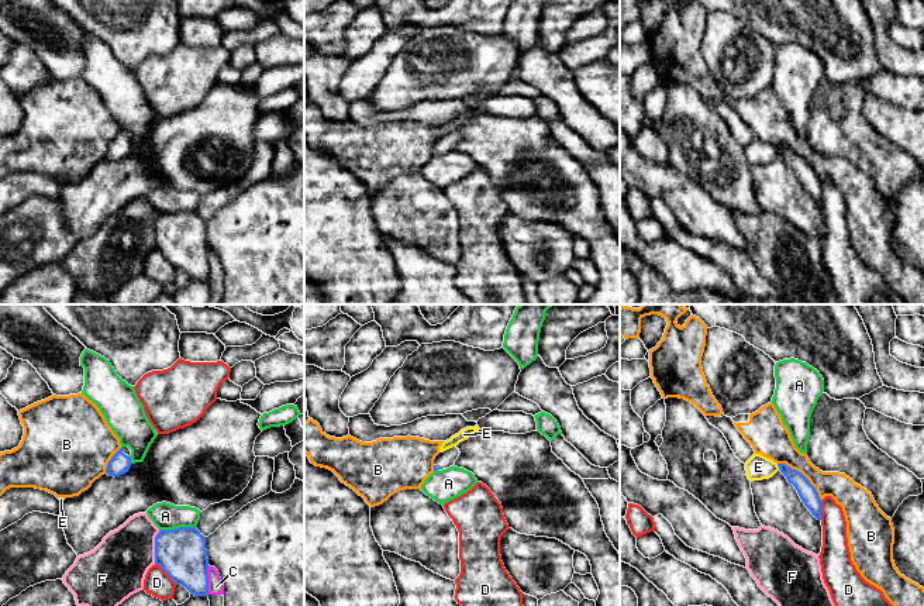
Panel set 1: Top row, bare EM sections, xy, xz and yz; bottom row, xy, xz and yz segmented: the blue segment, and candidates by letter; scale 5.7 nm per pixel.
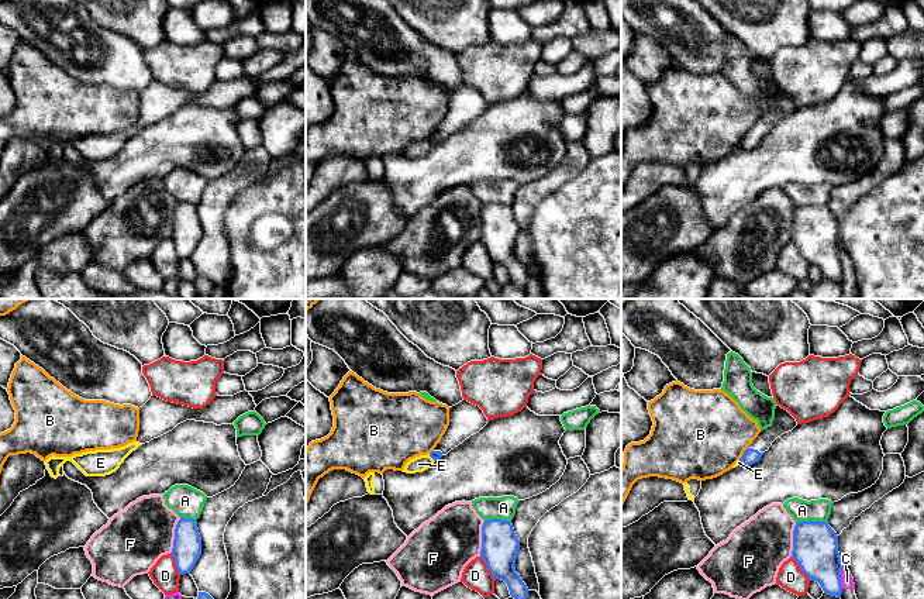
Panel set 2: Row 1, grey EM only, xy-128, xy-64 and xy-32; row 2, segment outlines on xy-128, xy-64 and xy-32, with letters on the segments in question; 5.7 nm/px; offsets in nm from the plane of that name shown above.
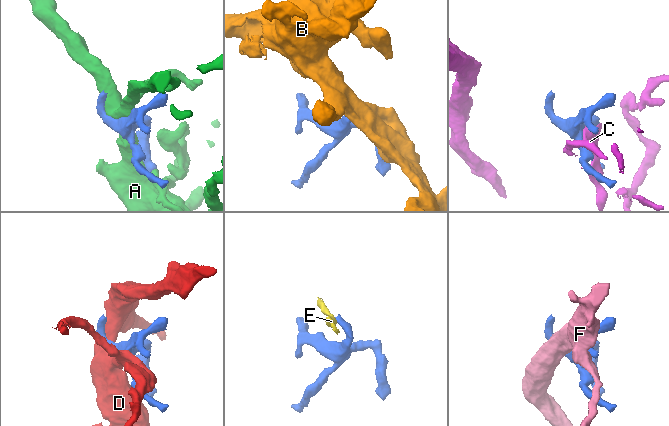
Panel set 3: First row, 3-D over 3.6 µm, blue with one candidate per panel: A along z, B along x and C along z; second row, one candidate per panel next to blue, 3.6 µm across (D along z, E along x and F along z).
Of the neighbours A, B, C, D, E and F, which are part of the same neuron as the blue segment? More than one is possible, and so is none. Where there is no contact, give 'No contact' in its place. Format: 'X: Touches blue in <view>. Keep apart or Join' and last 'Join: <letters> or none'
A: Touches blue in xy. Keep apart
B: Touches blue in yz. Keep apart
C: Touches blue in xy. Keep apart
D: Touches blue in xy. Keep apart
E: Touches blue in yz. Join
F: Touches blue in xy. Keep apart
Join: E

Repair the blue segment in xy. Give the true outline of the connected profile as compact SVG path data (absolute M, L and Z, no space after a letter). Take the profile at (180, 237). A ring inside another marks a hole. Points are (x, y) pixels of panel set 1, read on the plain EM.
M196 211L159 214L155 221L155 248L190 279L208 280L206 221Z

